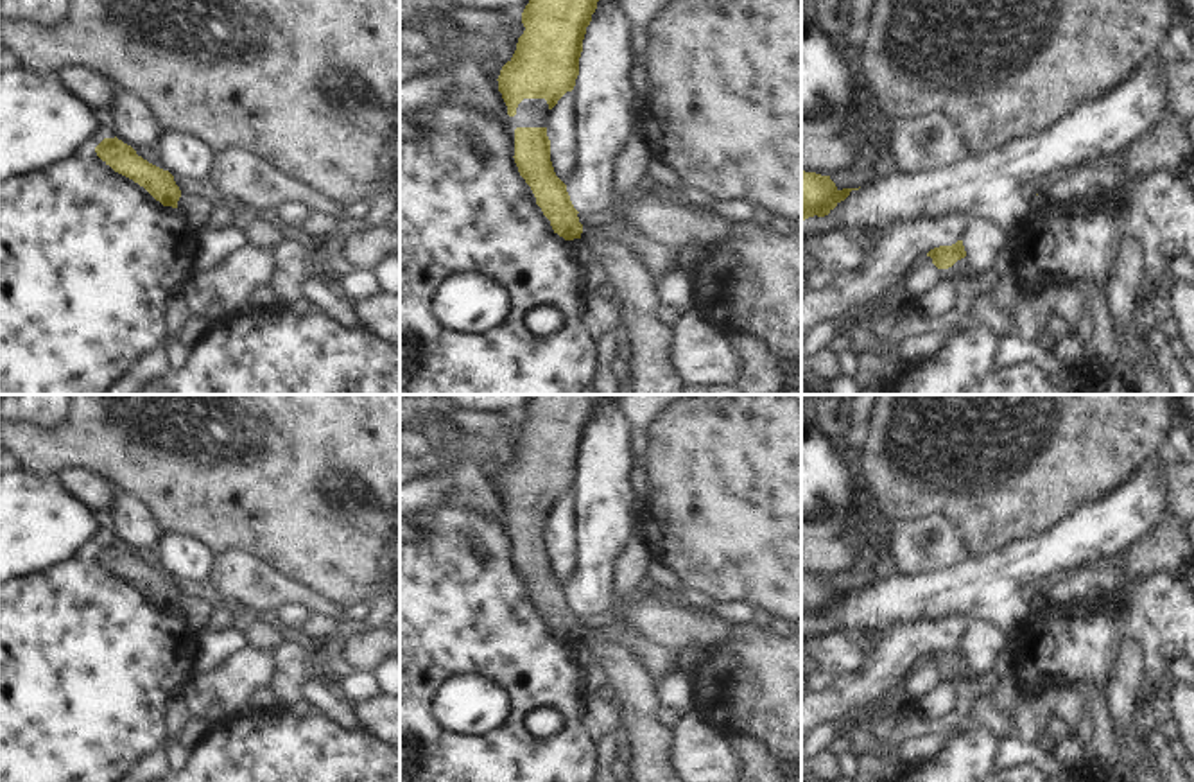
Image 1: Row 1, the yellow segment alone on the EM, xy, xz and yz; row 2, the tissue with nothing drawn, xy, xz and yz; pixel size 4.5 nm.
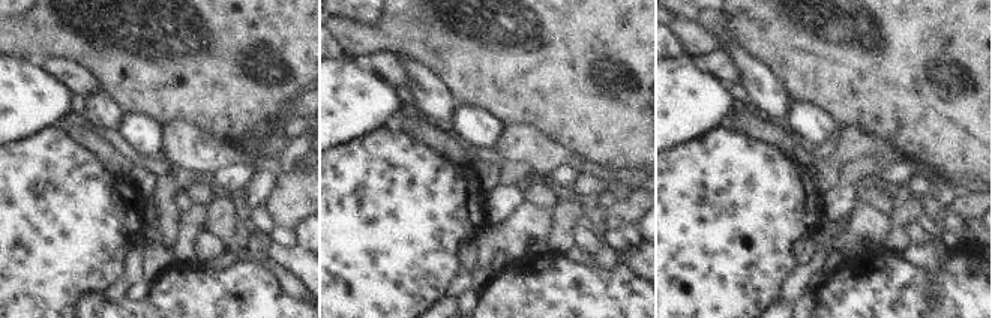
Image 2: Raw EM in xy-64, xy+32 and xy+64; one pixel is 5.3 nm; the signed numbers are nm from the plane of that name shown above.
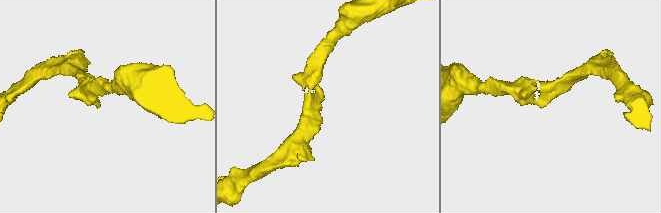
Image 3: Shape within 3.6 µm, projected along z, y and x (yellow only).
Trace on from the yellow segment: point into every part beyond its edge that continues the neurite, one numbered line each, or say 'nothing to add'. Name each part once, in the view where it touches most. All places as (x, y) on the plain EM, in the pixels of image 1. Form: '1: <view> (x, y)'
nothing to add

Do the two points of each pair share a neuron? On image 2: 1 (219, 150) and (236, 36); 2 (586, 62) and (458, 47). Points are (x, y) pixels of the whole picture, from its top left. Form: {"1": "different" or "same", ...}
{"1": "different", "2": "same"}

